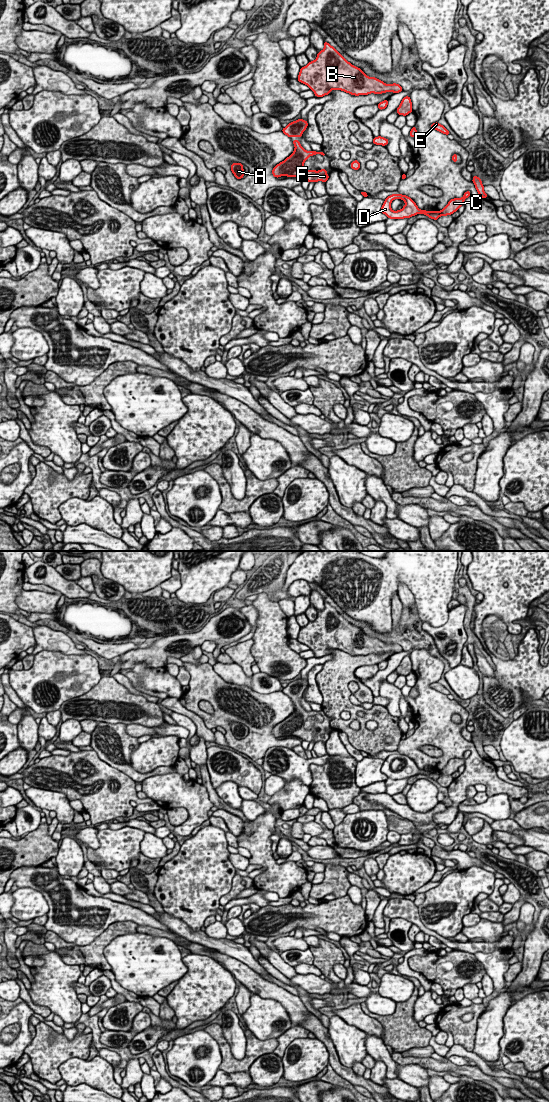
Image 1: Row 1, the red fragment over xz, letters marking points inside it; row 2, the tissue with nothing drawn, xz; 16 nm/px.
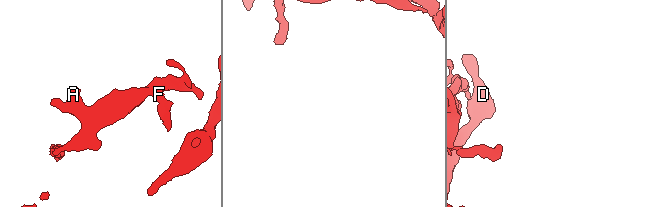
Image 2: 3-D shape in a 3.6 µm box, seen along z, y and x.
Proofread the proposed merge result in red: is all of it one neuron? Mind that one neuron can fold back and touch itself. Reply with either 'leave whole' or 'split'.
split

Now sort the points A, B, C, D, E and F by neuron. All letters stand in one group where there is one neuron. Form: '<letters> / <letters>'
A B C E F / D

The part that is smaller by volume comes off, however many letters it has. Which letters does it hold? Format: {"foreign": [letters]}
{"foreign": ["D"]}

